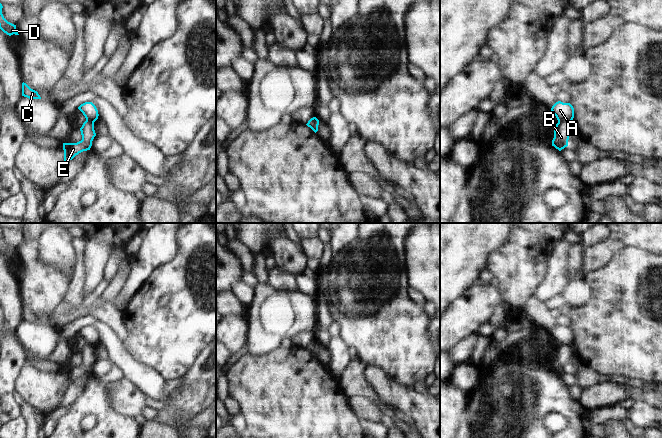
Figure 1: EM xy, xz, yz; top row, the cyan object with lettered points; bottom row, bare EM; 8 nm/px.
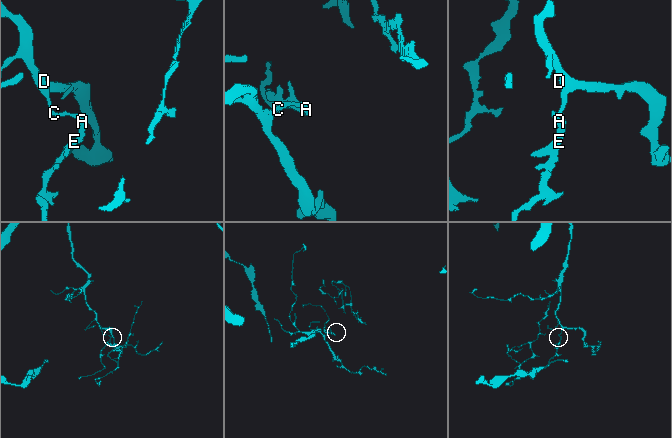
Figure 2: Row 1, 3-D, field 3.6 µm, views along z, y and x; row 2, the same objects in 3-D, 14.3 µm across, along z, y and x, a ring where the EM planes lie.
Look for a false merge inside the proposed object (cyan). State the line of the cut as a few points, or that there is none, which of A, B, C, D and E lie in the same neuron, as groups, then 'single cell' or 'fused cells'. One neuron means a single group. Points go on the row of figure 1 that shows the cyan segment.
yz (558, 120), (571, 122) | A C D / B E | fused cells

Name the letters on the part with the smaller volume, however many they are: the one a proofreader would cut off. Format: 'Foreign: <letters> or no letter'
Foreign: B, E

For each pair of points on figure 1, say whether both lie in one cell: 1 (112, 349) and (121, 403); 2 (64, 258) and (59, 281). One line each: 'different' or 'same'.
1: different
2: different

